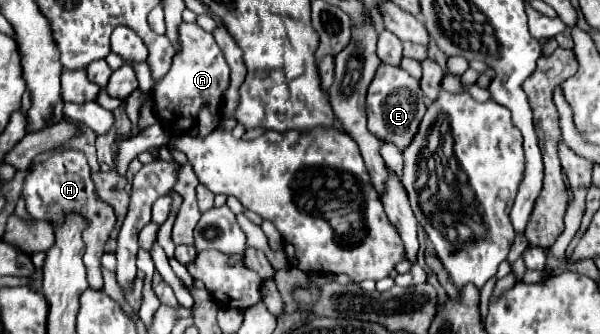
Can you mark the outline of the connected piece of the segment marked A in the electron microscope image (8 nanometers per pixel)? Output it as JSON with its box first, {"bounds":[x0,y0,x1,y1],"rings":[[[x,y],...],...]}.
{"bounds":[154,23,230,133],"rings":[[[182,23],[178,33],[182,51],[174,55],[172,67],[166,77],[154,85],[154,103],[156,115],[162,125],[172,131],[184,133],[196,125],[202,105],[210,105],[210,109],[218,113],[222,95],[230,83],[230,67],[224,59],[222,49],[216,45],[214,35],[204,31],[198,23]]]}

